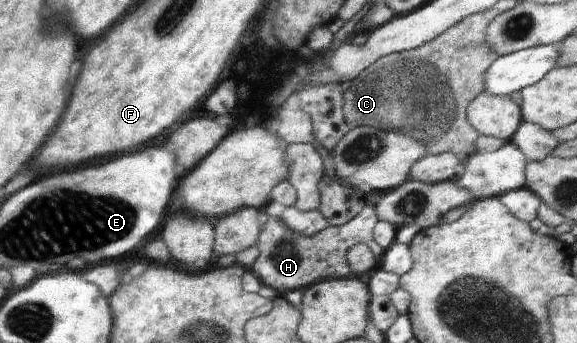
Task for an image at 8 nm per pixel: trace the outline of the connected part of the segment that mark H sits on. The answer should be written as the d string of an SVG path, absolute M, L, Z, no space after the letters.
M368 204L351 221L339 226L330 225L312 236L295 231L283 217L269 215L256 243L259 256L250 270L259 277L263 285L271 287L278 292L278 295L284 295L295 289L308 288L325 279L350 277L352 273L347 263L347 251L353 245L367 245L378 259L383 253L383 249L373 241L373 235L371 235L375 223L377 223L375 209L373 205Z

